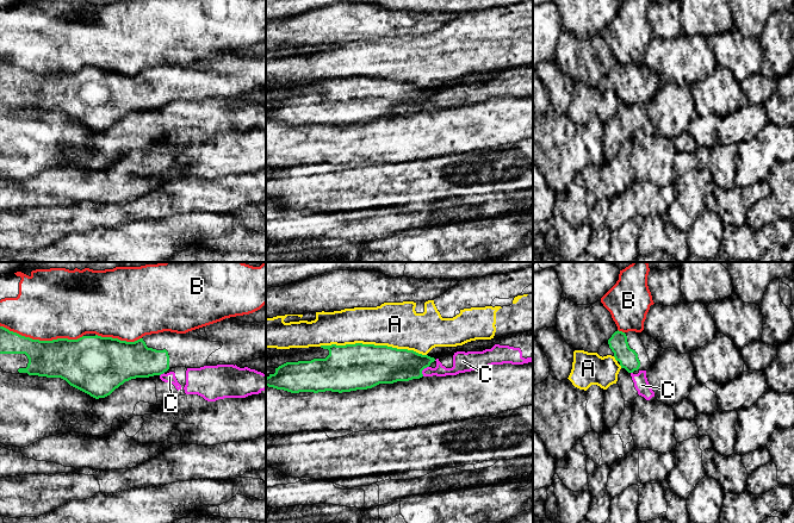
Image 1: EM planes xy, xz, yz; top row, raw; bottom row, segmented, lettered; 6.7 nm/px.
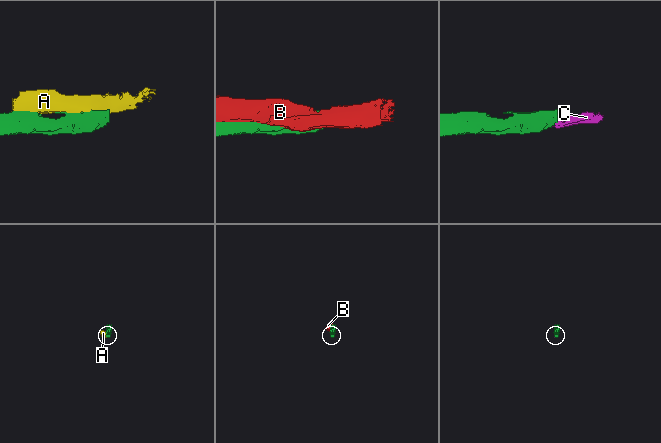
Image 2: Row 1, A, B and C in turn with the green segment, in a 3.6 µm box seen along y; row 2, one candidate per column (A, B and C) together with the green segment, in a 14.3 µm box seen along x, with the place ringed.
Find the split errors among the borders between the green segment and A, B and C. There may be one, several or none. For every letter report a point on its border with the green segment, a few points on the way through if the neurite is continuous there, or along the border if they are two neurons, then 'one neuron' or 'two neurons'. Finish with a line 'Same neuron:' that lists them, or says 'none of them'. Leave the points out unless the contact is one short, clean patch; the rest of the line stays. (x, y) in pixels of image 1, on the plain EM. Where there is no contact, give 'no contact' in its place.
A: meets green in xz at (373, 78); two neurons
B: meets green in xy at (42, 74); two neurons
C: meets green in xz at (422, 103); border along xz (428, 99), (422, 104), (422, 109); two neurons
Same neuron: none of them

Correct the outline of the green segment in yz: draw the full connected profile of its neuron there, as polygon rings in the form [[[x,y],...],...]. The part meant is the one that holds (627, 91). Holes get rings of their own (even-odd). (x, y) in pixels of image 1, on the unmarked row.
[[[615,64],[612,70],[602,76],[597,87],[600,89],[612,88],[618,96],[627,104],[647,104],[658,92],[662,80],[657,73],[645,64]]]

